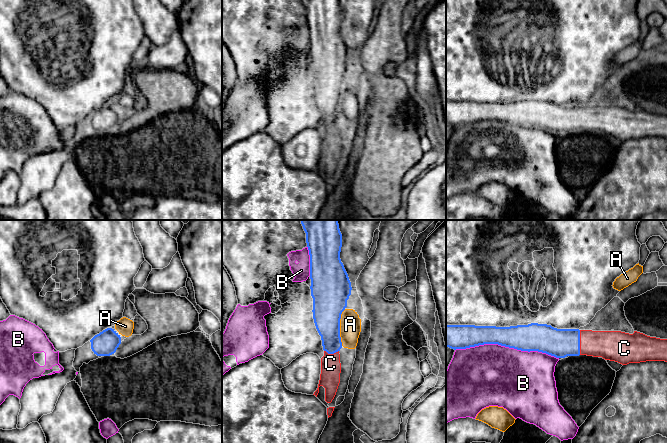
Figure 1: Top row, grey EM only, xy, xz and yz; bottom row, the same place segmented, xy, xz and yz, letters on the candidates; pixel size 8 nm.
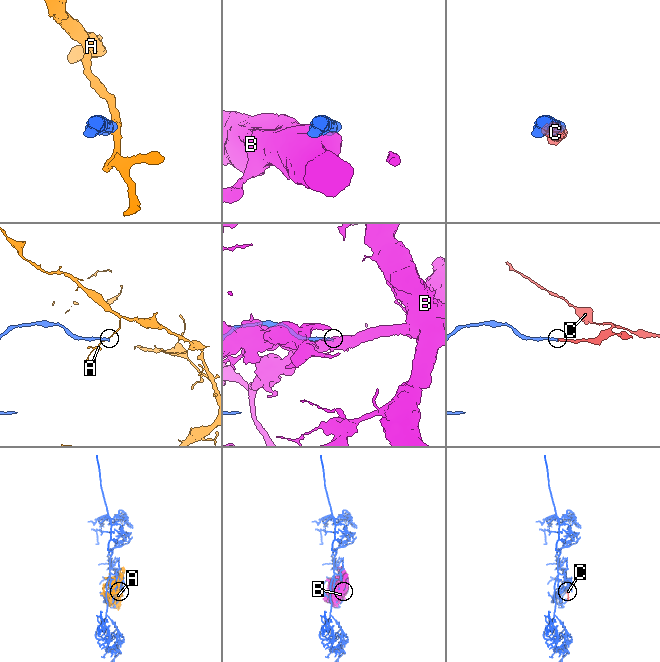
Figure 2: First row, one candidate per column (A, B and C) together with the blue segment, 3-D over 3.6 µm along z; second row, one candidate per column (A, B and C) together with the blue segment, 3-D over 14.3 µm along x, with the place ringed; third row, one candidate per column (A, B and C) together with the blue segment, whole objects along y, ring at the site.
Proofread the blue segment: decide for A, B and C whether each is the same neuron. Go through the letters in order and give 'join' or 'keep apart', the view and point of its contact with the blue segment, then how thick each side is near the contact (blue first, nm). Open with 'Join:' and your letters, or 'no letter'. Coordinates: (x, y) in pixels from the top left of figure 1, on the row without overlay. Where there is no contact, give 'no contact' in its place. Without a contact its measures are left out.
Join: C
A: keep apart | xz (339, 103) | 280/180 nm
B: keep apart | yz (507, 122) | 220/480 nm
C: join | yz (579, 118) | 240/240 nm

